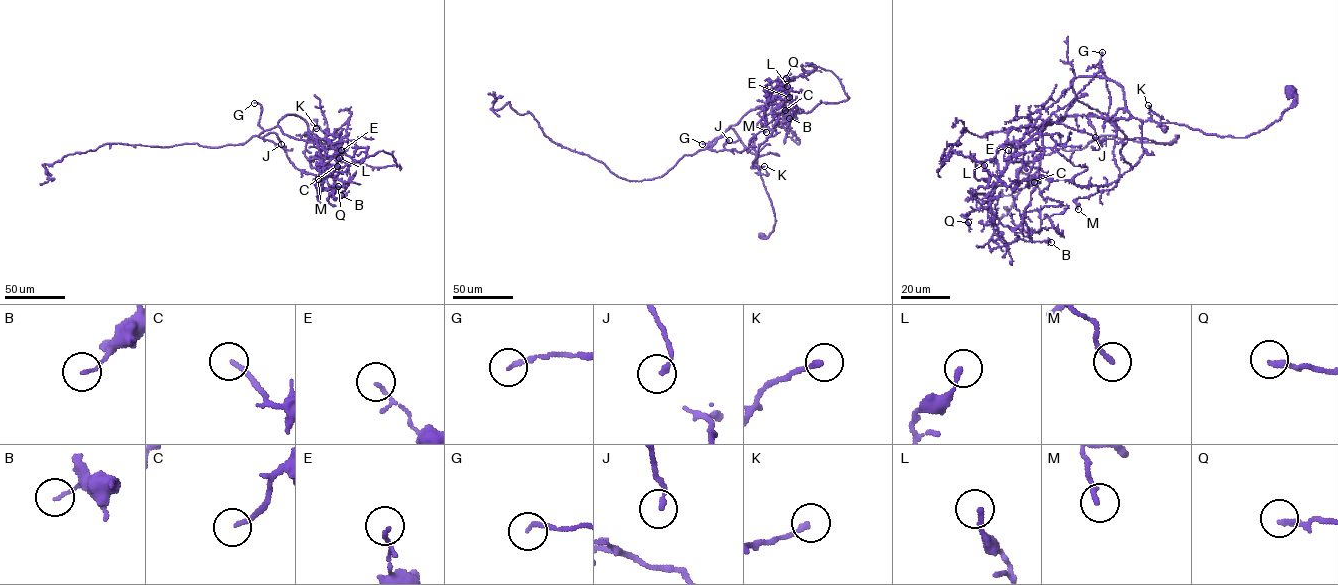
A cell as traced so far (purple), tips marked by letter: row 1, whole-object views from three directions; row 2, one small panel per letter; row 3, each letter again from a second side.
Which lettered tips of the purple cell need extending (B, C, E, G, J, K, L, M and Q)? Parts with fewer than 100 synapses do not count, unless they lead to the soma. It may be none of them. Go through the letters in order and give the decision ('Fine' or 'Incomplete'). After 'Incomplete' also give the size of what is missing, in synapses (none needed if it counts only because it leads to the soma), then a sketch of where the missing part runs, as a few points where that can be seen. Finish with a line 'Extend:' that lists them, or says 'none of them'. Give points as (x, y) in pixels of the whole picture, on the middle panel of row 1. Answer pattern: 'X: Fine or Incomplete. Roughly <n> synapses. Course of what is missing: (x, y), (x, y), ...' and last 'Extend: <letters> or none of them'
B: Fine
C: Fine
E: Fine
G: Fine
J: Fine
K: Fine
L: Fine
M: Fine
Q: Fine
Extend: none of them

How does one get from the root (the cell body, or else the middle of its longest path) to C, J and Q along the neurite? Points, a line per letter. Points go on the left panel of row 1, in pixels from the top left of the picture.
C: (313, 122), (324, 133), (327, 143), (305, 133), (324, 140), (347, 164), (337, 166)
J: (313, 122), (326, 144), (309, 136), (307, 123), (293, 114), (258, 136), (275, 132), (281, 144)
Q: (313, 122), (326, 144), (298, 116), (278, 124), (319, 145), (338, 186)

